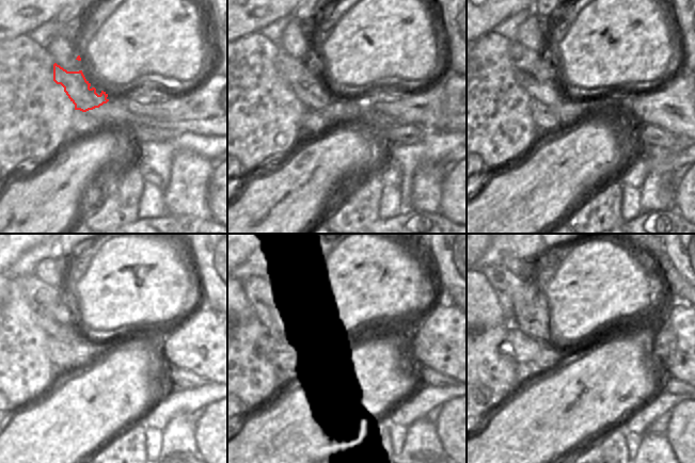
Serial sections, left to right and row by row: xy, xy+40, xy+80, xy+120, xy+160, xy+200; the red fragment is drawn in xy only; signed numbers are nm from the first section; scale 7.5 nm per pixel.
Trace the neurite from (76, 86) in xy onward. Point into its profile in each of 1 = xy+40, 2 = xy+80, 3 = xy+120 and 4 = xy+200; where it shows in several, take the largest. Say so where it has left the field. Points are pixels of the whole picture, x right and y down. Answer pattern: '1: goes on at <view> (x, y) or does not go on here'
1: goes on at xy+40 (301, 76)
2: goes on at xy+80 (535, 74)
3: goes on at xy+120 (50, 310)
4: goes on at xy+200 (518, 297)

